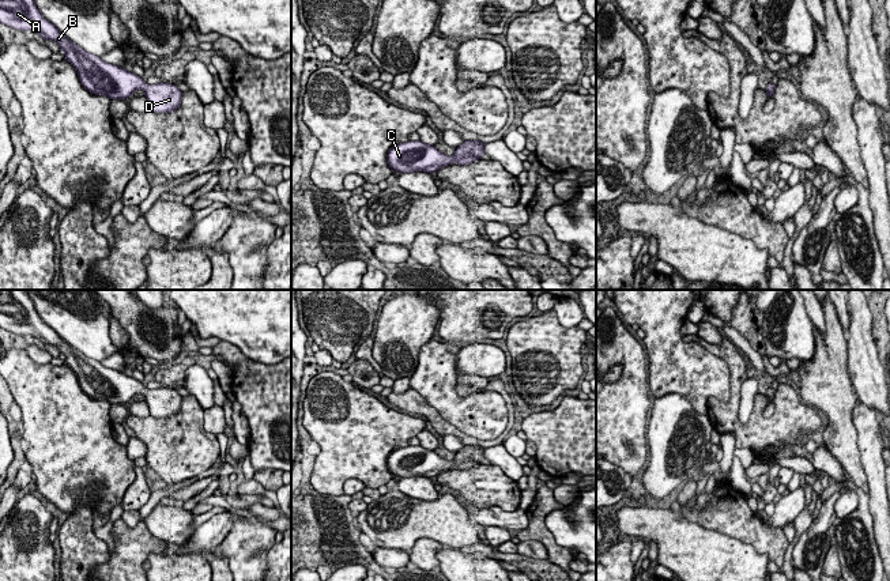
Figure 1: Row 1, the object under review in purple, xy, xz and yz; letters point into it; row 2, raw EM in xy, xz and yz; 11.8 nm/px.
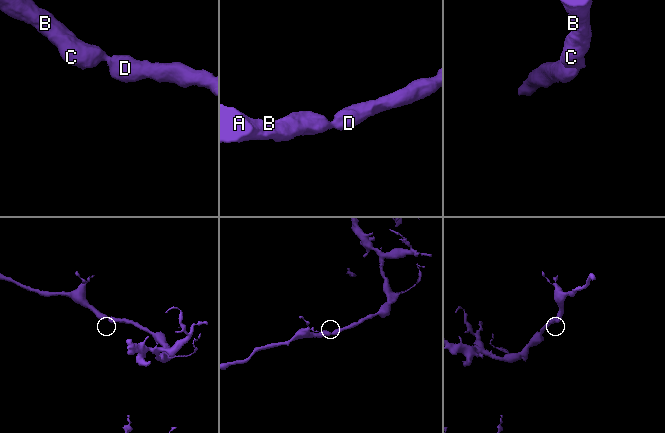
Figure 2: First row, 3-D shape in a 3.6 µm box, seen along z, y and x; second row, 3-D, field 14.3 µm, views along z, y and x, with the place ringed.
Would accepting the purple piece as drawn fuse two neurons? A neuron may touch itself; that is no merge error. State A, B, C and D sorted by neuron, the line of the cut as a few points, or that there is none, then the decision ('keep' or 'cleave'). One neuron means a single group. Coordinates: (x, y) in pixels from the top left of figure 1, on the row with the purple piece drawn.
A B C D | no cut | keep

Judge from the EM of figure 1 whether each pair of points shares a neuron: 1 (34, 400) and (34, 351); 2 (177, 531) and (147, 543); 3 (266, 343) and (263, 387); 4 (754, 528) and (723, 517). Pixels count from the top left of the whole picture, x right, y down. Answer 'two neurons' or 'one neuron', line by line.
1: two neurons
2: two neurons
3: two neurons
4: one neuron

